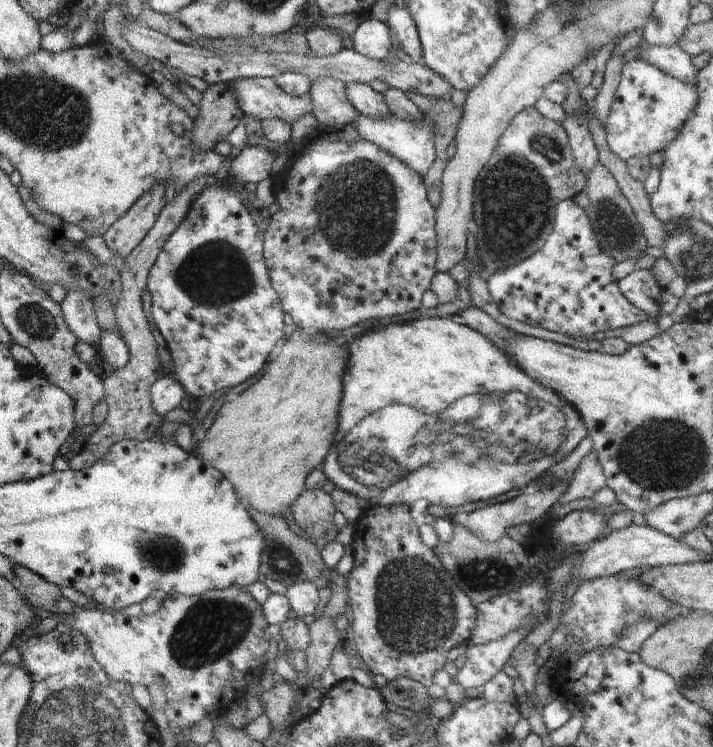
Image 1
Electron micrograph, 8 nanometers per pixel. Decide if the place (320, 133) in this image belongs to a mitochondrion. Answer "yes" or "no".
no

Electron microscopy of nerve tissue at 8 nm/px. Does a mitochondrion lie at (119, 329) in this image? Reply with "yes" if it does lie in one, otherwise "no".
no

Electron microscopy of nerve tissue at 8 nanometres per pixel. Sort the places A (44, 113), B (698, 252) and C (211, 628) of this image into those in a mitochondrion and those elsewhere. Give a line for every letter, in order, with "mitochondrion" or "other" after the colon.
A: mitochondrion
B: mitochondrion
C: mitochondrion

